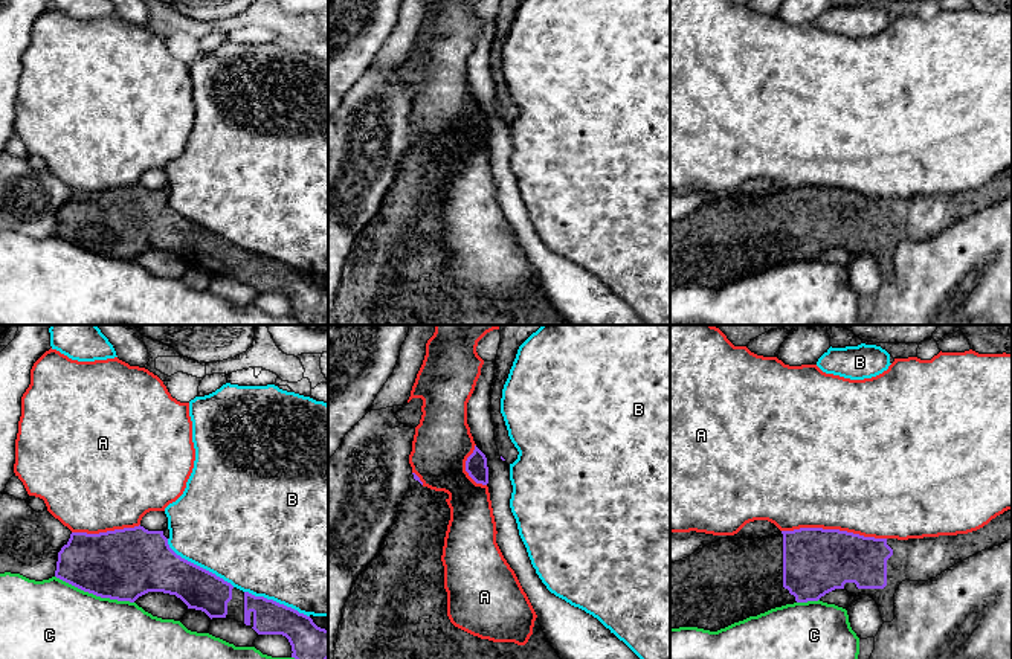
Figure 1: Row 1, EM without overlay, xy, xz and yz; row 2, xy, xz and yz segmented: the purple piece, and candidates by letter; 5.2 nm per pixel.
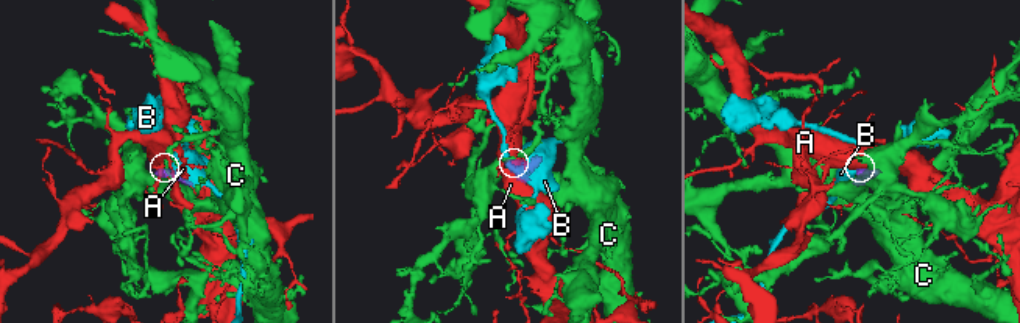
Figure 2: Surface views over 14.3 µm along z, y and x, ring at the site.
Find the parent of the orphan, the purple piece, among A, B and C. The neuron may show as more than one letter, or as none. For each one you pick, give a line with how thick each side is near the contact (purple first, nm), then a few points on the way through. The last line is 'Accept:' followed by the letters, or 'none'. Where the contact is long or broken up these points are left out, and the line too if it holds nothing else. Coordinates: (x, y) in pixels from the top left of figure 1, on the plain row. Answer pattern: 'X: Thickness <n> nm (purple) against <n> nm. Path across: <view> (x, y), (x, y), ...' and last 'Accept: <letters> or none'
Accept: none

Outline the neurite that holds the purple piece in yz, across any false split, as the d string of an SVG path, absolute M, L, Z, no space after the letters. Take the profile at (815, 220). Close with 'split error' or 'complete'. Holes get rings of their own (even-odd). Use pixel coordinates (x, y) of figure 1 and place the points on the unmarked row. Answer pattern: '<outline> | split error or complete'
M1012 168L983 186L936 198L875 197L800 186L765 197L719 197L670 221L670 287L717 290L835 247L870 253L884 281L894 278L894 252L905 238L928 239L954 223L1012 197Z | split error

